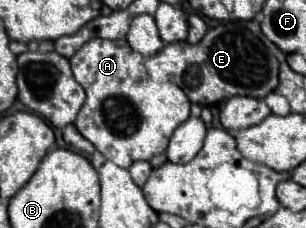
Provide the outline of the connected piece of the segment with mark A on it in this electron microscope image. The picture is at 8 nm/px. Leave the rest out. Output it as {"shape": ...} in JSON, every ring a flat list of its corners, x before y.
{"shape":[[92,38,70,58,70,66,76,82,86,92,76,128,120,168,130,168,136,160,150,160,162,154,174,128,190,116,186,94,172,82,154,82,146,72,144,56,132,50,126,40]]}

